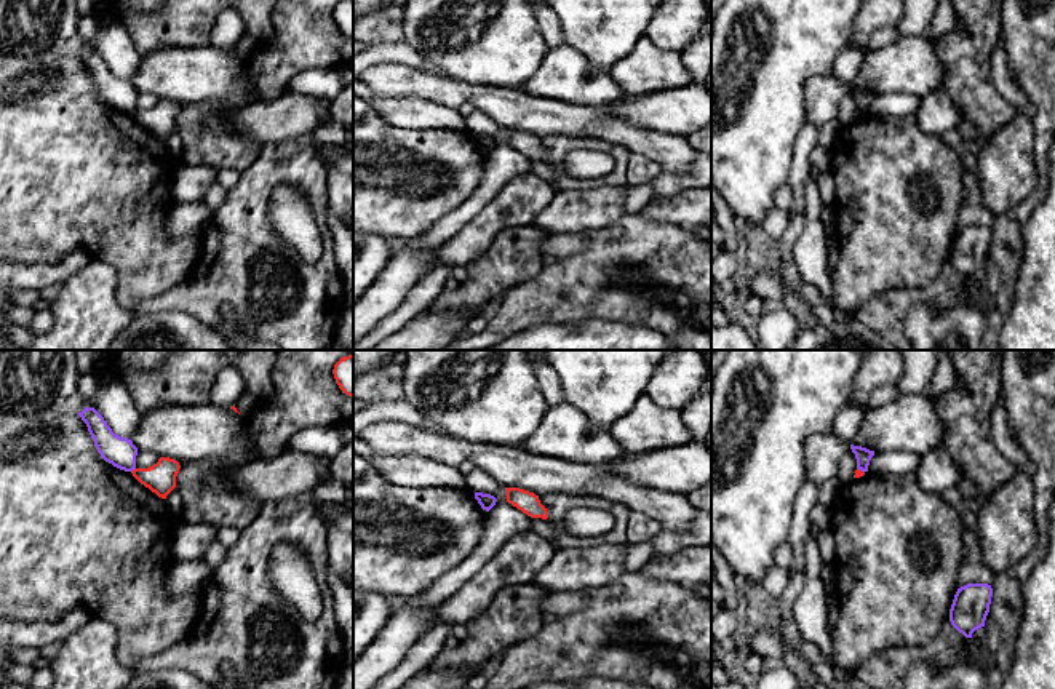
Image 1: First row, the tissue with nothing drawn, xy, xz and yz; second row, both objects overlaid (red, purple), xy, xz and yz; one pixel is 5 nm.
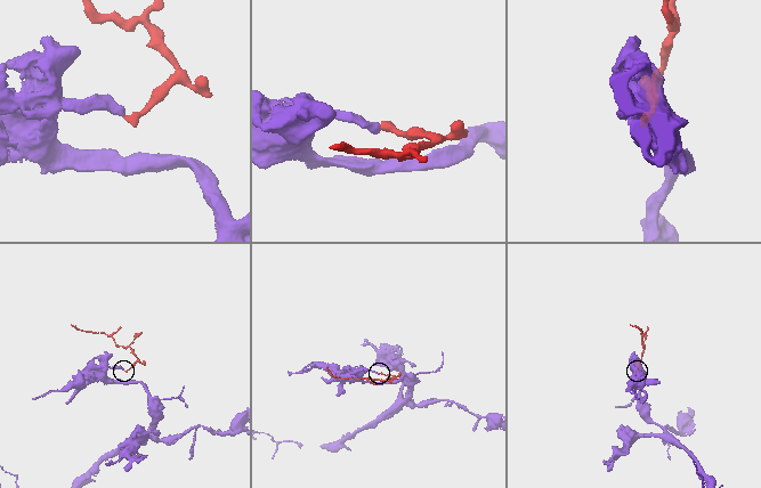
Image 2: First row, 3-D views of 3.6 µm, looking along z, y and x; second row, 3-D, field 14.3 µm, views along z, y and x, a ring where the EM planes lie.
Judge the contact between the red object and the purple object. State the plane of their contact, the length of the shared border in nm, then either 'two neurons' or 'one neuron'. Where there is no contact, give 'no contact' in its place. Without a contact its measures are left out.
xy | 40 nm | two neurons

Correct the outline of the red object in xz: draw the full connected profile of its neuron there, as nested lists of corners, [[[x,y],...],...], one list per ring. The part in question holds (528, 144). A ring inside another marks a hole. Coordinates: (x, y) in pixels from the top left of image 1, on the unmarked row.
[[[505,129],[507,144],[531,160],[548,160],[547,150],[540,145],[539,137],[520,129]]]

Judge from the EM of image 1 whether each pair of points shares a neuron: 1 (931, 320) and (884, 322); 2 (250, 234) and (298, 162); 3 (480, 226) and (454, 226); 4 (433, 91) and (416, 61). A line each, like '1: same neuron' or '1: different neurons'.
1: different neurons
2: same neuron
3: different neurons
4: different neurons

